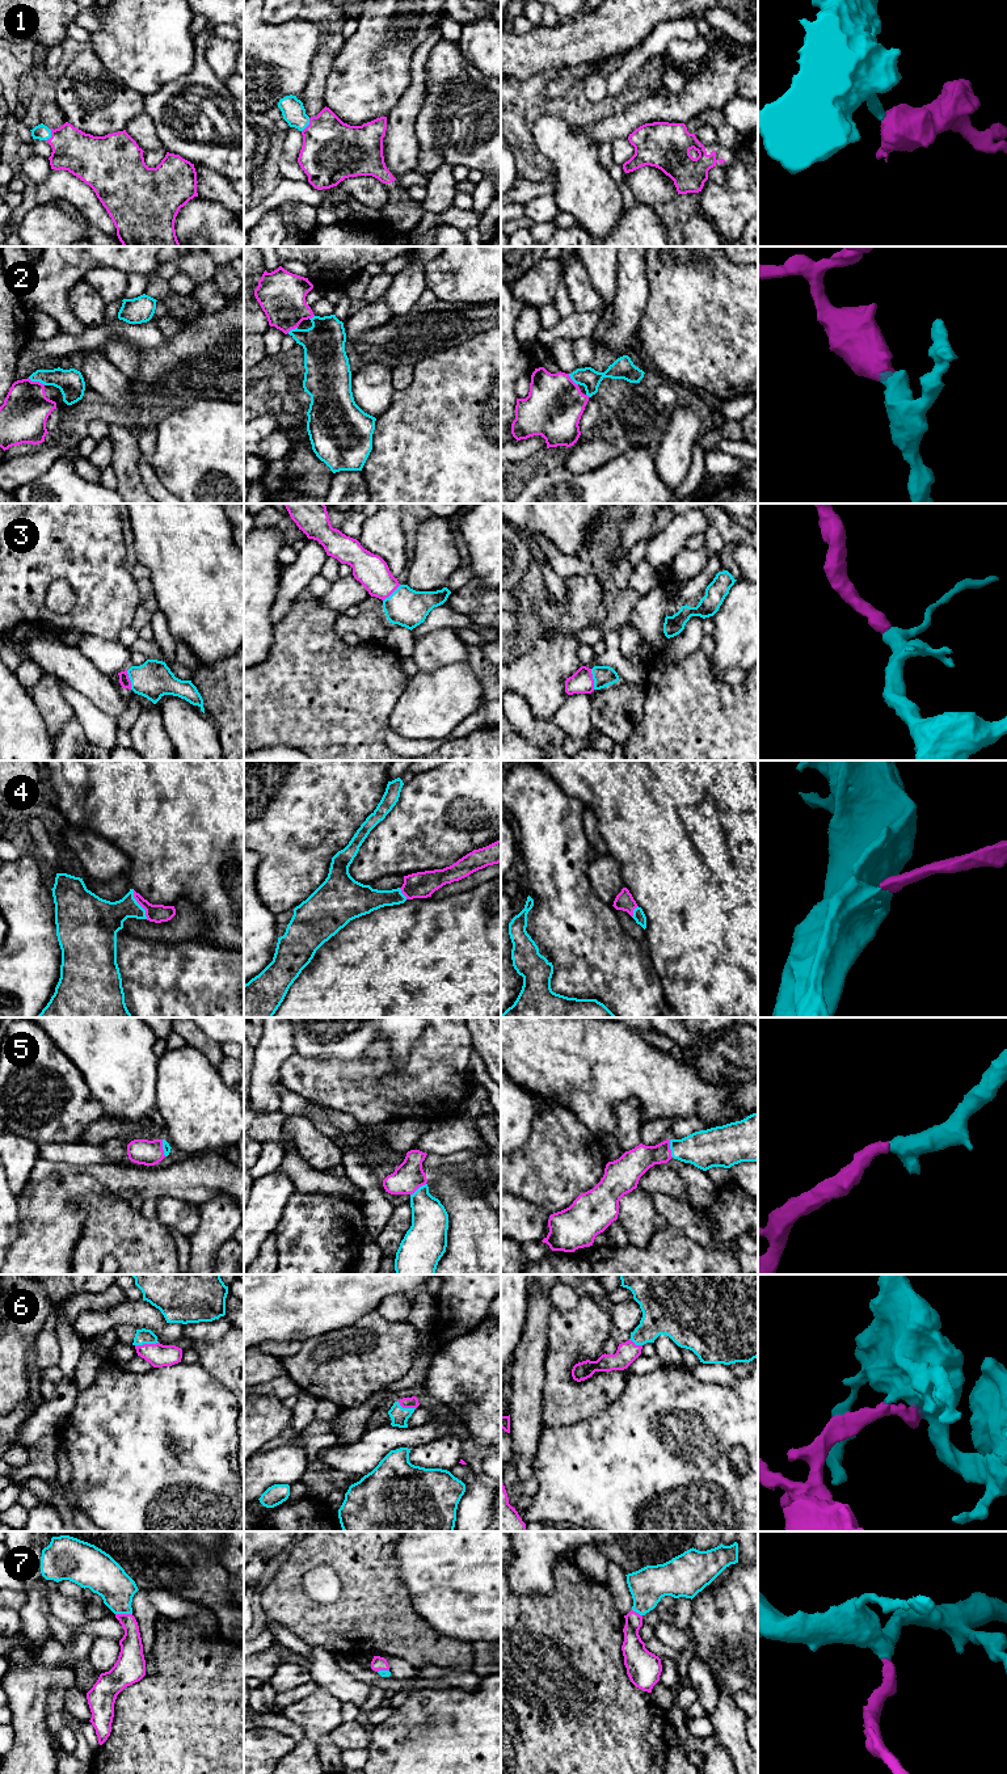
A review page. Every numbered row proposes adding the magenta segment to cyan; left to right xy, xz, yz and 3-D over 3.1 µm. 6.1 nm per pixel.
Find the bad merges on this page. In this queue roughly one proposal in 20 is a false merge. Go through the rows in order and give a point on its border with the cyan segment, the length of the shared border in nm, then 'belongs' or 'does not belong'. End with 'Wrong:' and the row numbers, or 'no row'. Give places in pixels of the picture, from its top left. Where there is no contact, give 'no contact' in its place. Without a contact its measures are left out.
1: xy (50, 135) | 80 nm | belongs
2: xy (37, 380) | 120 nm | belongs
3: yz (593, 678) | 130 nm | belongs
4: xy (139, 905) | 200 nm | belongs
5: yz (670, 1149) | 110 nm | belongs
6: xy (146, 1343) | 150 nm | belongs
7: xy (123, 1613) | 100 nm | belongs
Wrong: no row

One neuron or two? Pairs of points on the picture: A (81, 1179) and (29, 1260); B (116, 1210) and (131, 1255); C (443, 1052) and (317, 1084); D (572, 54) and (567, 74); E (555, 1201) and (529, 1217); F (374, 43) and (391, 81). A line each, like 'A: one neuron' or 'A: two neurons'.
A: one neuron
B: one neuron
C: one neuron
D: two neurons
E: two neurons
F: one neuron

